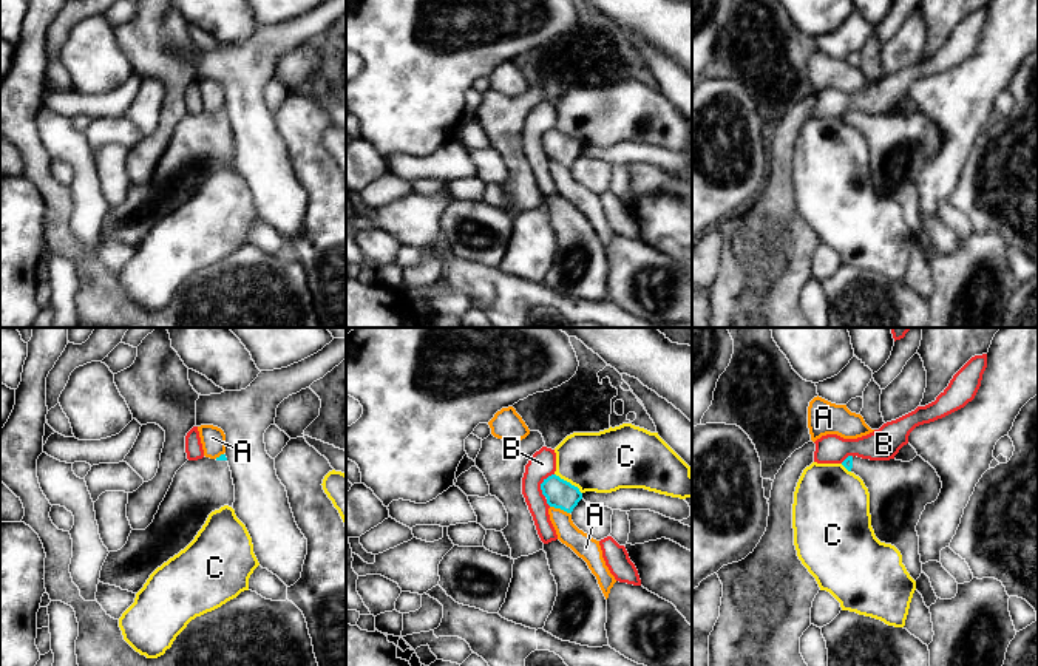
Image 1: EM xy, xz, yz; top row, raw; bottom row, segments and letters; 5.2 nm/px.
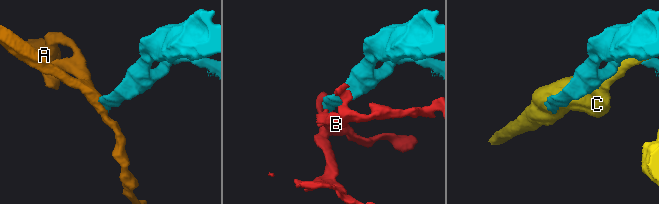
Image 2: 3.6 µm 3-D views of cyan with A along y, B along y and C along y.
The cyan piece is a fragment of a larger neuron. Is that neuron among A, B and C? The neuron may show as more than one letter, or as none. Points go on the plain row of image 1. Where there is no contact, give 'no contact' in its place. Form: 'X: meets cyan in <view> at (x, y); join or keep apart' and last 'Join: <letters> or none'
A: meets cyan in xz at (559, 161); keep apart
B: meets cyan in xz at (541, 138); keep apart
C: meets cyan in xz at (569, 136); keep apart
Join: none

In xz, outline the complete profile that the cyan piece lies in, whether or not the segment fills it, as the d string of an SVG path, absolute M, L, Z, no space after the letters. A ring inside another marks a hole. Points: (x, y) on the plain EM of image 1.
M556 128L544 133L541 144L547 151L547 158L550 161L561 162L567 167L572 167L578 156L582 153L582 147L578 141L572 139Z

